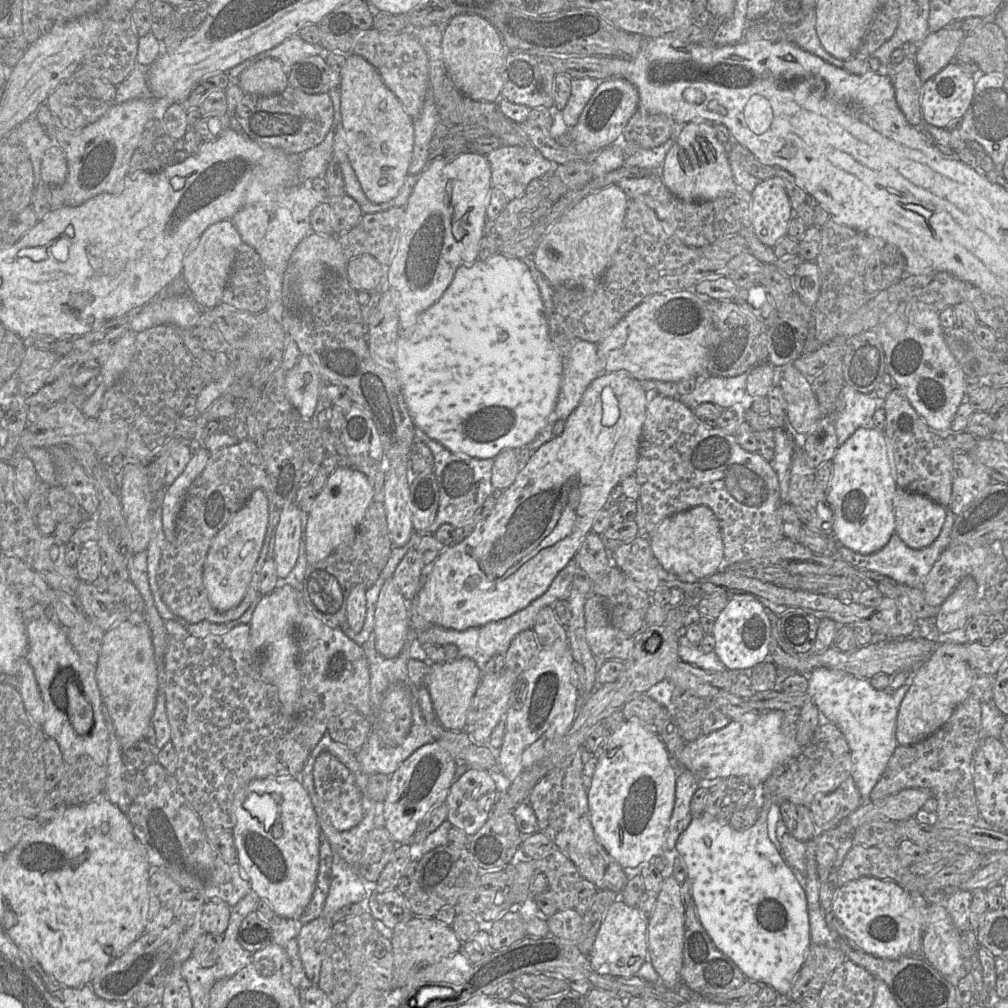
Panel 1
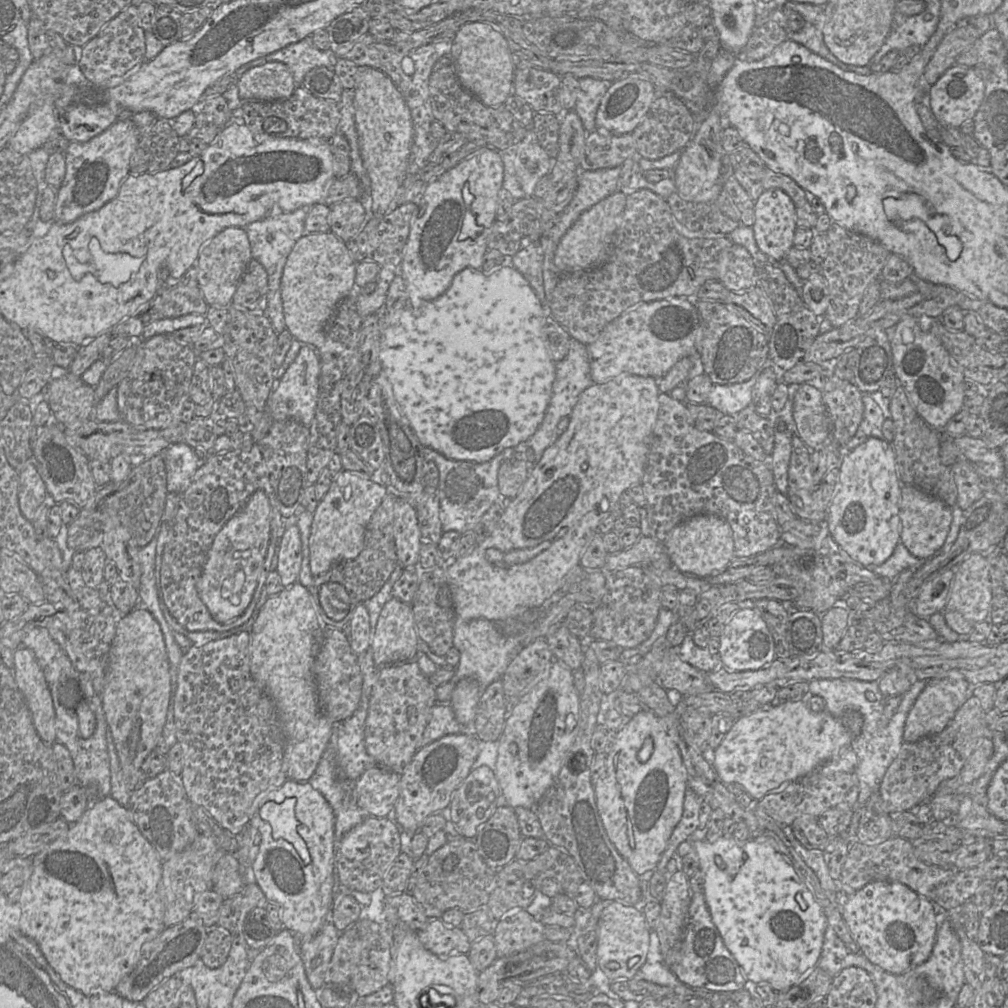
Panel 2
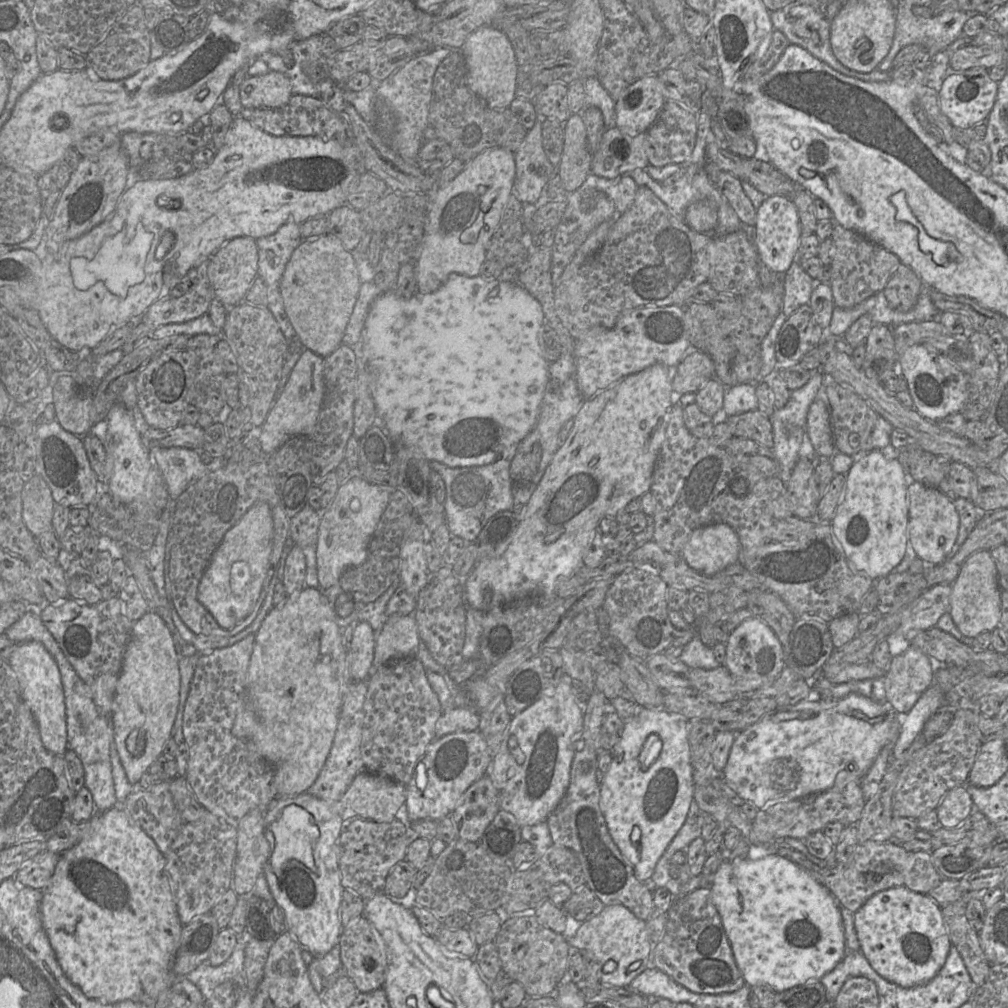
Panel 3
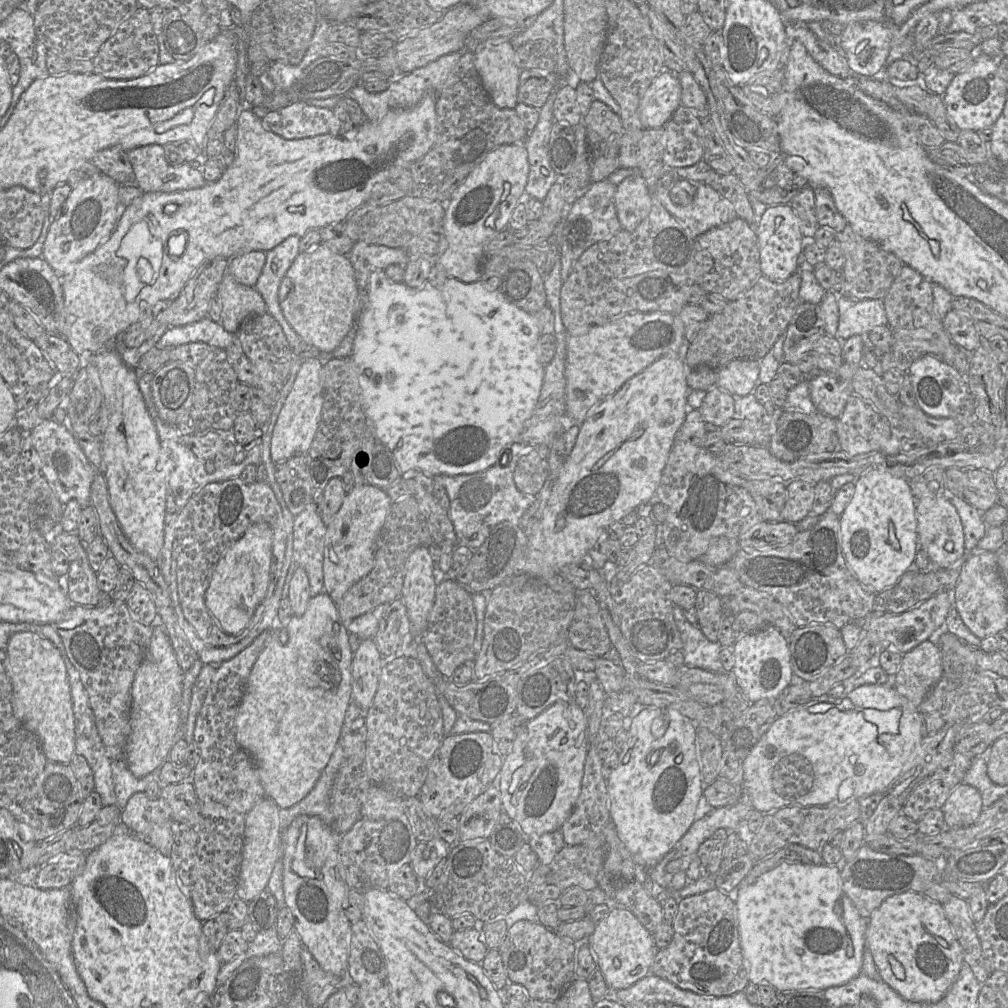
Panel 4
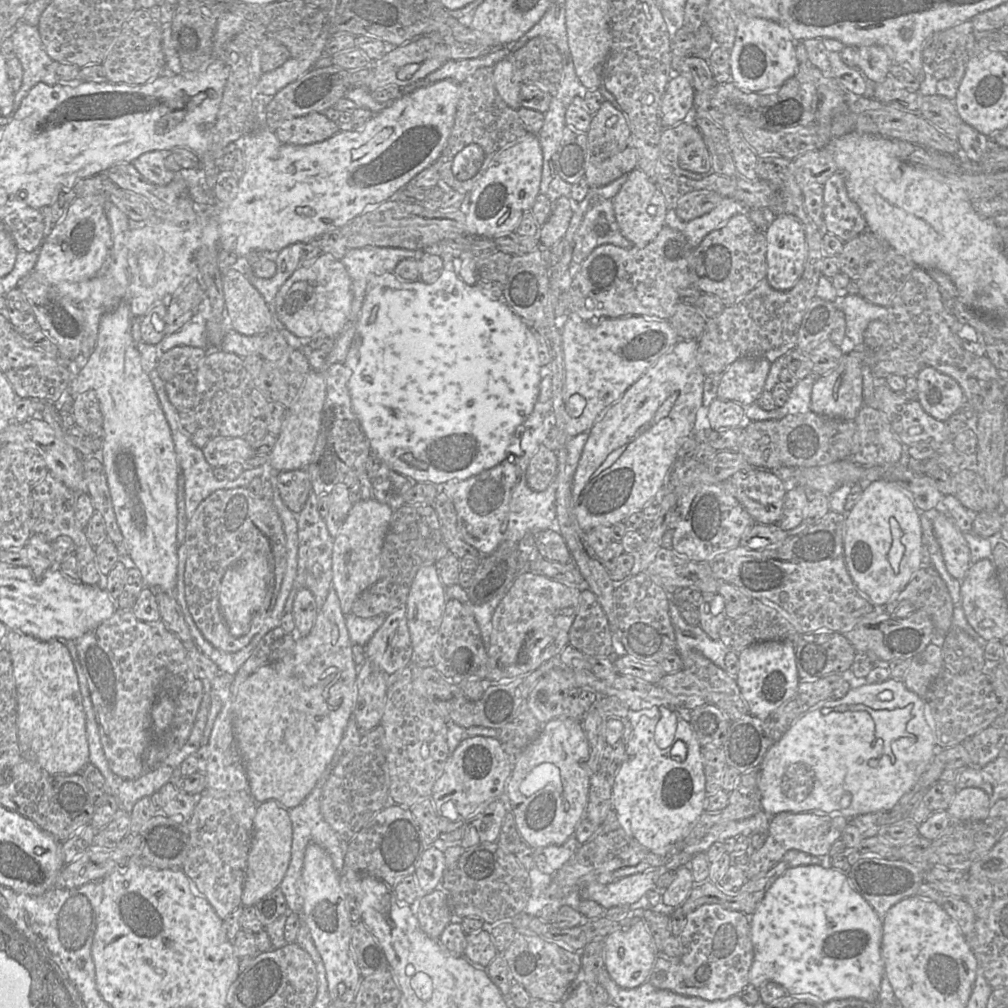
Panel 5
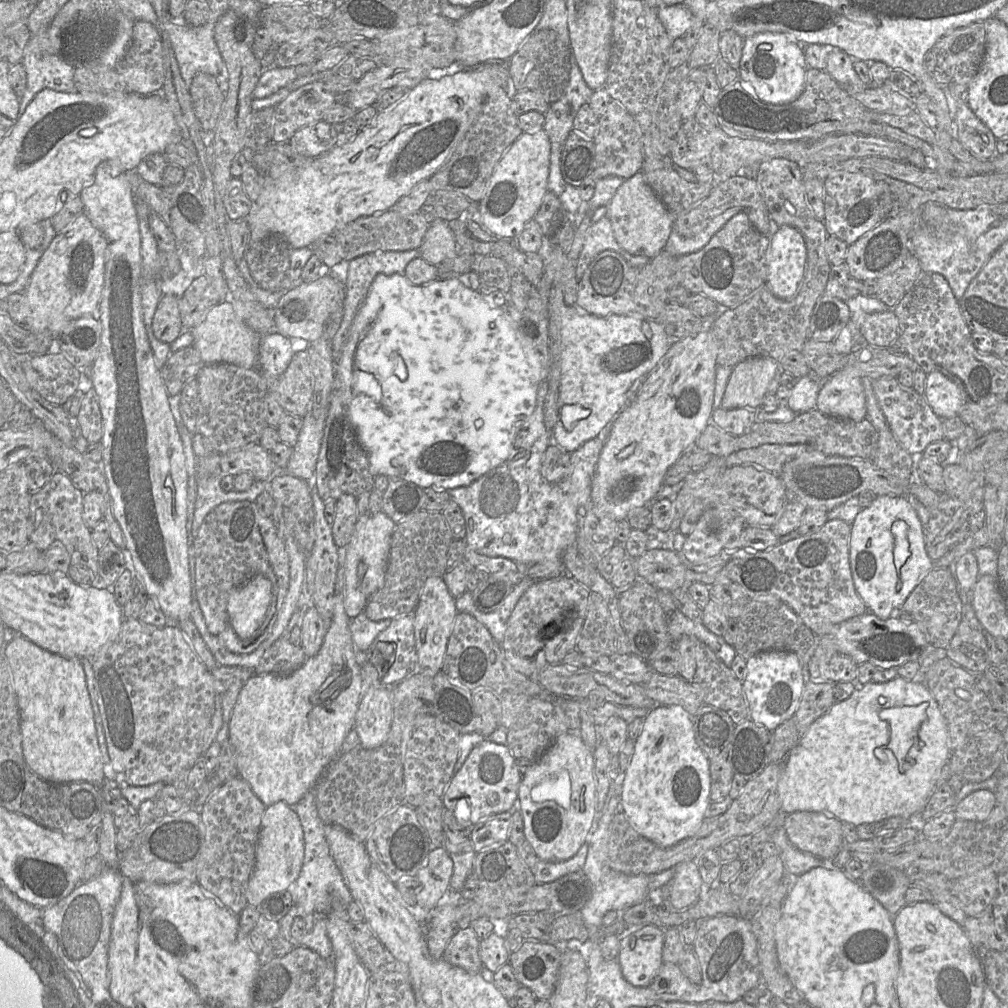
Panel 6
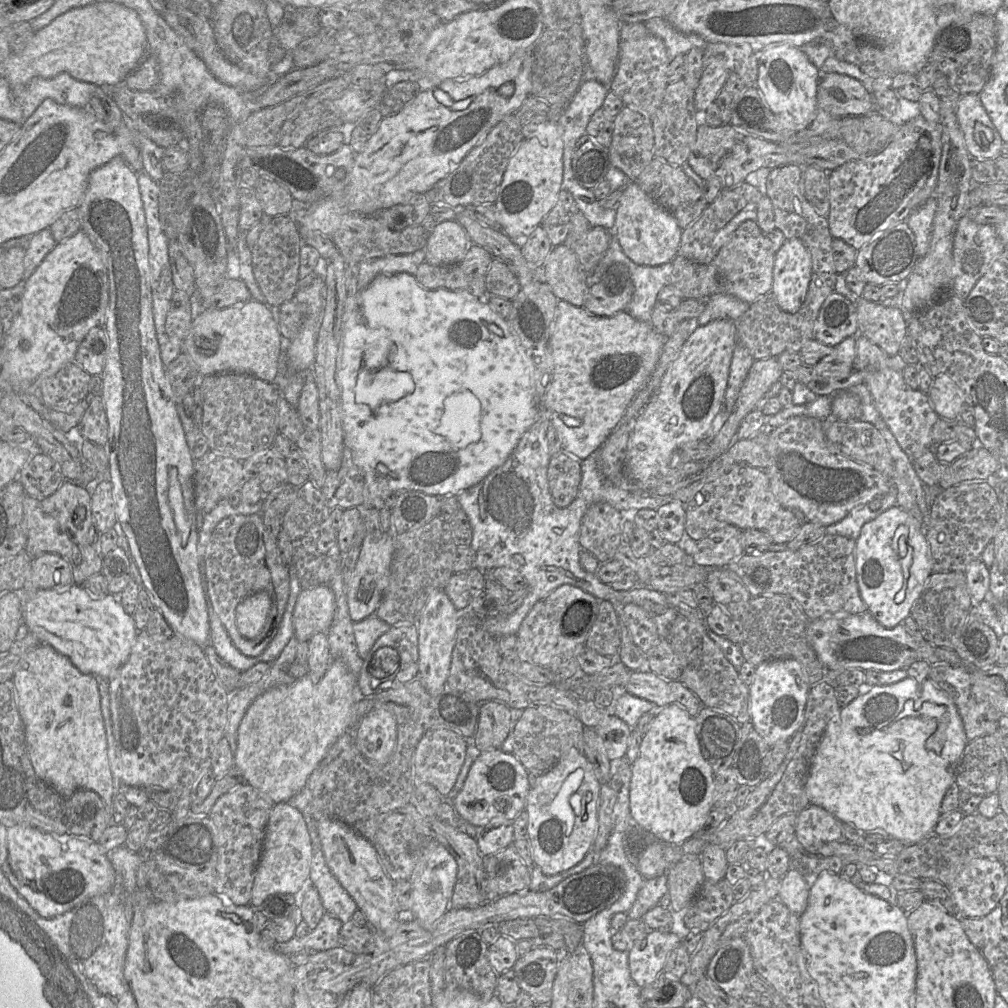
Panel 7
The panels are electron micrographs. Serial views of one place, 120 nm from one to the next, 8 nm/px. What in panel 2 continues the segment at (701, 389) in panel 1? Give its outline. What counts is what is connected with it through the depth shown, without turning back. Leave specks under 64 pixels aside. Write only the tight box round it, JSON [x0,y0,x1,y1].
[707,377,755,415]

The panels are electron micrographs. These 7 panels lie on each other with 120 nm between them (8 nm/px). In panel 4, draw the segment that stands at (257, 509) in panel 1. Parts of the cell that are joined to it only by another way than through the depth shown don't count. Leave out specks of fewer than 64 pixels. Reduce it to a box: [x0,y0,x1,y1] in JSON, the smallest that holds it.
[205,522,271,637]

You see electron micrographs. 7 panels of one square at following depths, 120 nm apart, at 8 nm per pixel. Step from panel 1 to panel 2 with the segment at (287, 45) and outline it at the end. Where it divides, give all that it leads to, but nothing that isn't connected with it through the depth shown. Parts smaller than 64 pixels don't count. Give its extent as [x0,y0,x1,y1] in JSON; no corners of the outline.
[264,36,337,87]

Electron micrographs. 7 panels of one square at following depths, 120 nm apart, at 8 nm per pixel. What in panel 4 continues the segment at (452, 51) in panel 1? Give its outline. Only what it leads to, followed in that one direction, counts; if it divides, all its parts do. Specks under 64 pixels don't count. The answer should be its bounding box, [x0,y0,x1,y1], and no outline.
[474,38,522,109]

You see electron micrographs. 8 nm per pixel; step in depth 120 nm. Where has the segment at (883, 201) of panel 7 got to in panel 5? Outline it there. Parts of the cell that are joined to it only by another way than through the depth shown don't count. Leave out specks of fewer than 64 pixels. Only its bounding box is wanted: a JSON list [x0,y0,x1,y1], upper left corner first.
[823,174,867,242]

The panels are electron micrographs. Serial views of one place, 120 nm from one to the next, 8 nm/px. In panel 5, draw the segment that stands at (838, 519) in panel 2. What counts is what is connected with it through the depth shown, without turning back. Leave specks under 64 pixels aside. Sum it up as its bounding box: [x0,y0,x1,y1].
[843,479,922,609]

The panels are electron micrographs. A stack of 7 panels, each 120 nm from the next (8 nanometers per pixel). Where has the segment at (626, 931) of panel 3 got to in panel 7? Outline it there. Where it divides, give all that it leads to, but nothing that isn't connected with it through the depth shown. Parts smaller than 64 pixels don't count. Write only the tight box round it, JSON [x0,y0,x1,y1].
[627,930,683,988]

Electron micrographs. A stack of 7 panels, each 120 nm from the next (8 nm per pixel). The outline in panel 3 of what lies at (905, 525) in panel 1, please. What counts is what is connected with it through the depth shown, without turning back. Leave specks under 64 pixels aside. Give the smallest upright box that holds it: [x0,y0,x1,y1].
[908,481,960,565]

